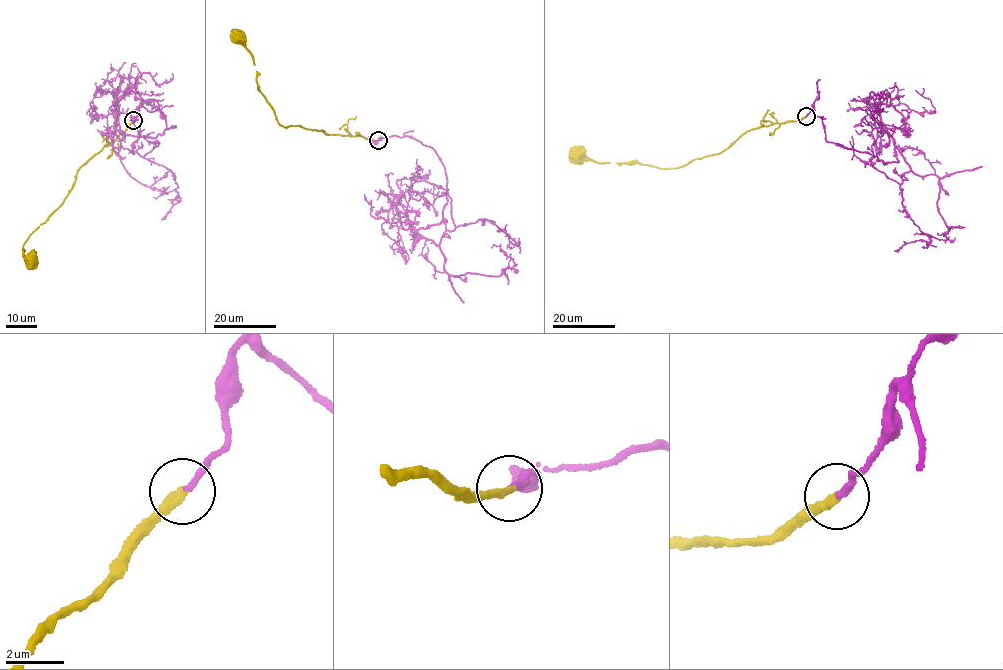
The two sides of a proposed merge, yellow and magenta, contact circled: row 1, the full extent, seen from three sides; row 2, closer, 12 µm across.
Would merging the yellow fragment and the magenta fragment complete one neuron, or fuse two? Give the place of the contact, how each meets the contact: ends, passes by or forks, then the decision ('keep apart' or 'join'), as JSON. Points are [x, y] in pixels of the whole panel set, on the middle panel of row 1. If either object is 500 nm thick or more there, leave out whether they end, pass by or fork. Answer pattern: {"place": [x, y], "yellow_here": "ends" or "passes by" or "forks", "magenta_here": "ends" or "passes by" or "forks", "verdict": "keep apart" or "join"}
{"place": [378, 140], "yellow_here": "ends", "magenta_here": "ends", "verdict": "keep apart"}

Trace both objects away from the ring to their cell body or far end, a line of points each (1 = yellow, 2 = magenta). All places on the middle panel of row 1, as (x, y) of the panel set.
1: (378, 140), (328, 134), (324, 131), (298, 125), (286, 127), (280, 123), (259, 88), (253, 55), (237, 36)
2: (378, 140), (412, 138), (444, 166), (446, 205), (418, 231), (426, 239), (483, 219), (517, 244), (497, 230)

